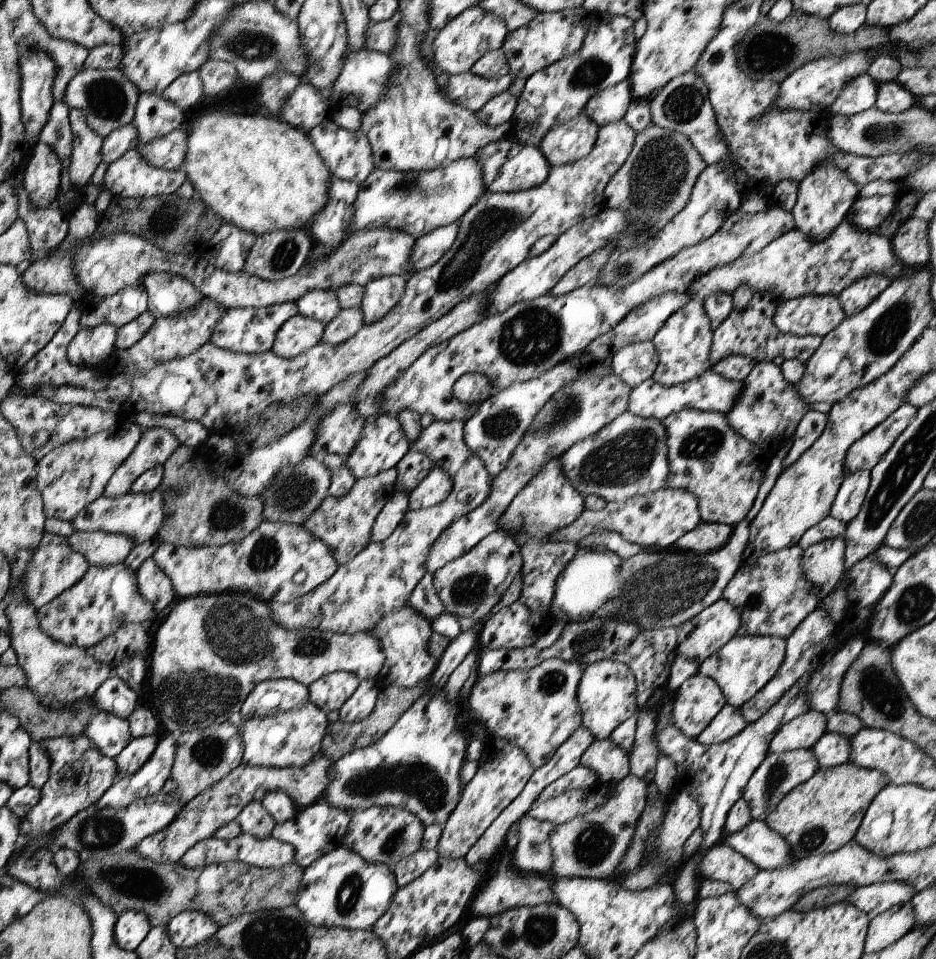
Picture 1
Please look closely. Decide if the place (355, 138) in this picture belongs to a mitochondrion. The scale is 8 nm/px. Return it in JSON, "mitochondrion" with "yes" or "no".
{"mitochondrion":"no"}

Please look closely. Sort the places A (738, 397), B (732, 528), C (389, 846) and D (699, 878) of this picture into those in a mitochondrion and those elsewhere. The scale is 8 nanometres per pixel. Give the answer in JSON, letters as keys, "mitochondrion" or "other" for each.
{"A":"other","B":"other","C":"mitochondrion","D":"other"}

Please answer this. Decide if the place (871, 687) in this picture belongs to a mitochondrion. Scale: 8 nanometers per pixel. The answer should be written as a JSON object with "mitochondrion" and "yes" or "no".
{"mitochondrion":"yes"}

